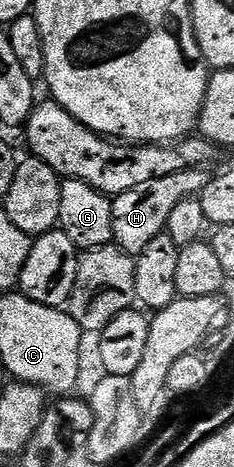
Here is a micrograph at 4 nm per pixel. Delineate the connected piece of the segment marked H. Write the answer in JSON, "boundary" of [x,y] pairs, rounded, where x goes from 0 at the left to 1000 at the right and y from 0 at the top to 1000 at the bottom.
{"boundary":[[[863,358],[782,362],[769,368],[650,383],[521,411],[479,433],[487,460],[483,518],[547,544],[590,550],[632,529],[641,516],[714,488],[744,443],[799,422],[833,420],[872,405],[893,368]]]}

